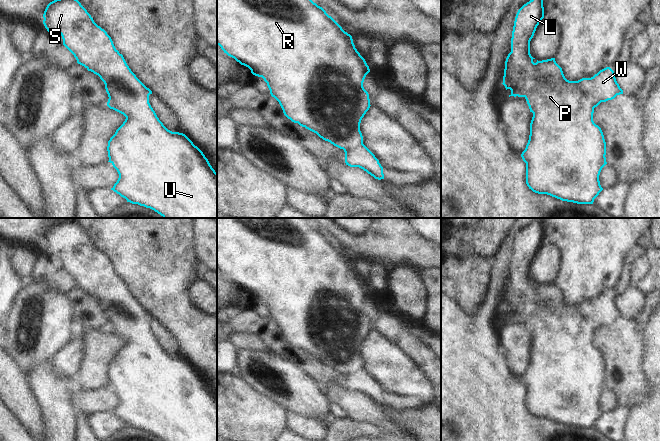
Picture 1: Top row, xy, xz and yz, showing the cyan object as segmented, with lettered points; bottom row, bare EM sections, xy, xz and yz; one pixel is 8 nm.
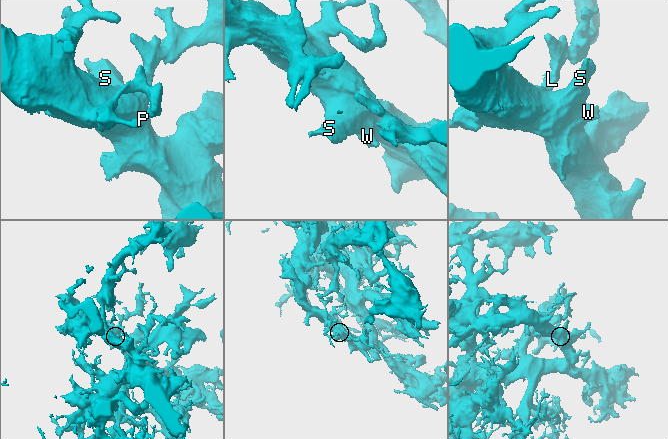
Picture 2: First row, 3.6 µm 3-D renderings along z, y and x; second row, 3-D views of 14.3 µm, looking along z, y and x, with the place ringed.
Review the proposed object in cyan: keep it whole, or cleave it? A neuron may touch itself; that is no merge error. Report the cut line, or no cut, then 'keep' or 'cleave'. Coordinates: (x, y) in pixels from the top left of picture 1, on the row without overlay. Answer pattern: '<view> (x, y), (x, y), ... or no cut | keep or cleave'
no cut | keep

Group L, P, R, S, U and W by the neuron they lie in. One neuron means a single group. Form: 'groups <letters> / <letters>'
groups L P R S U W

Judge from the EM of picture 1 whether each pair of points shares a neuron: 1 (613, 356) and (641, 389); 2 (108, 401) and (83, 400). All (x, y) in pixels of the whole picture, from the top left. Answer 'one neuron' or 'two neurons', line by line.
1: one neuron
2: one neuron

